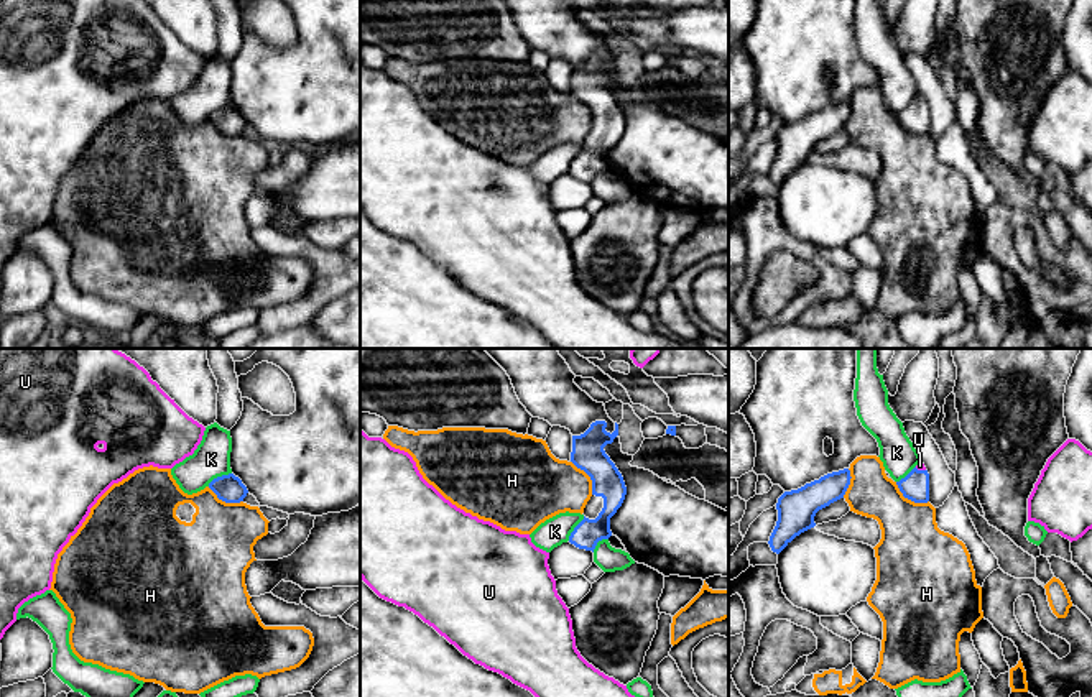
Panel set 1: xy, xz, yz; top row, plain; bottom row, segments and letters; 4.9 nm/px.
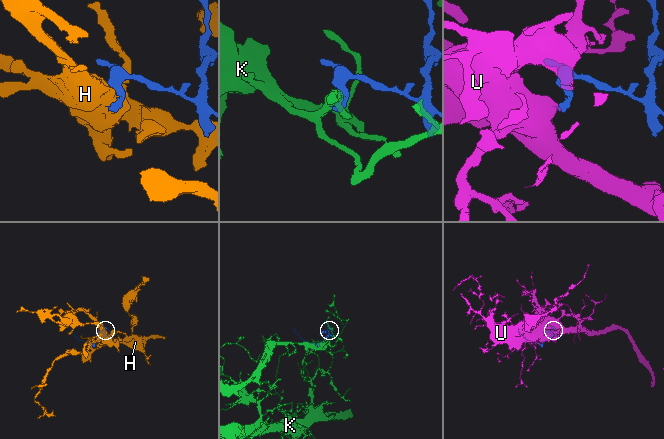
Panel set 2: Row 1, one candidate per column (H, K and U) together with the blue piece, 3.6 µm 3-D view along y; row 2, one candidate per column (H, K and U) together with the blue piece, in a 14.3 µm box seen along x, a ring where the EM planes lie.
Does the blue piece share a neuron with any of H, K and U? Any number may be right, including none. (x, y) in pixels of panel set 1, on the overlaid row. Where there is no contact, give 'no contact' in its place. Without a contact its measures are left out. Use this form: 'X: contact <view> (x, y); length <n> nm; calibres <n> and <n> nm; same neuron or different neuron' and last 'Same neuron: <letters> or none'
H: contact yz (910, 498); length 190 nm; calibres 140 and 320 nm; different neuron
K: contact xy (219, 477); length 140 nm; calibres 140 and 180 nm; different neuron
U: contact yz (920, 470); length 60 nm; calibres 140 and 40 nm; same neuron
Same neuron: U

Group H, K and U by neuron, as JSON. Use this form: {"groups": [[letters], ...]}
{"groups": [["H"], ["K"], ["U"]]}

